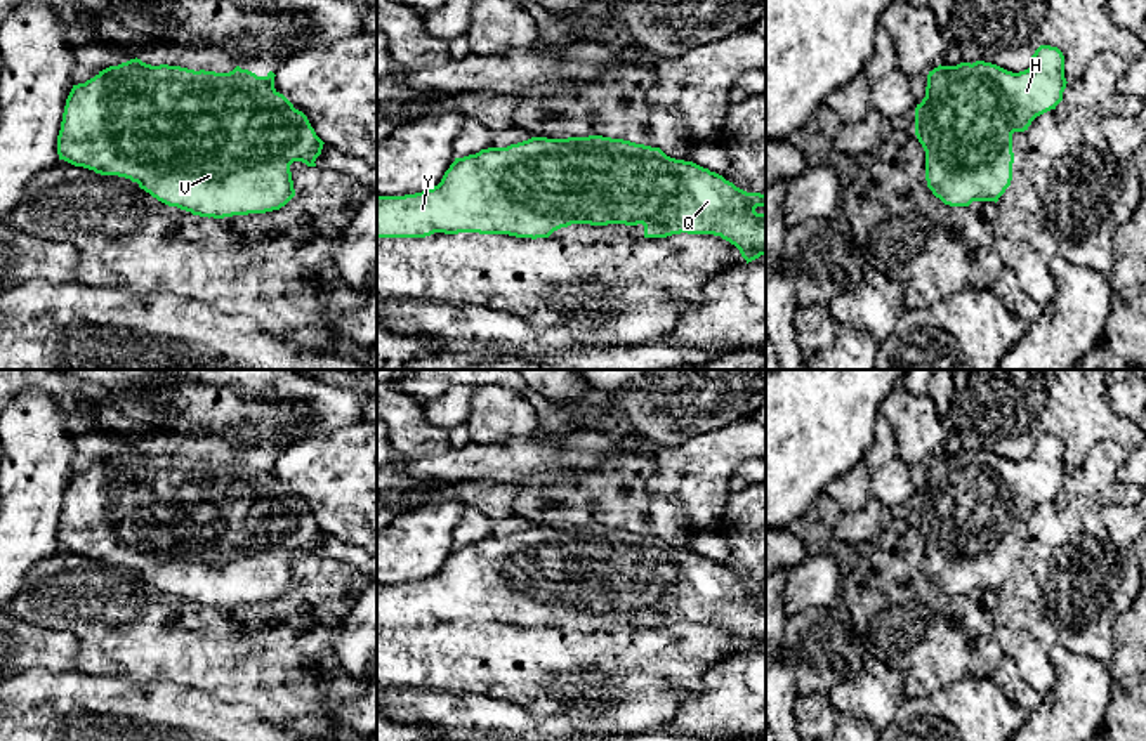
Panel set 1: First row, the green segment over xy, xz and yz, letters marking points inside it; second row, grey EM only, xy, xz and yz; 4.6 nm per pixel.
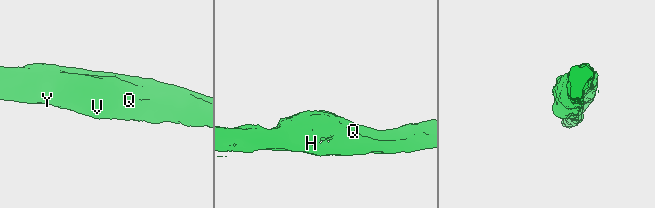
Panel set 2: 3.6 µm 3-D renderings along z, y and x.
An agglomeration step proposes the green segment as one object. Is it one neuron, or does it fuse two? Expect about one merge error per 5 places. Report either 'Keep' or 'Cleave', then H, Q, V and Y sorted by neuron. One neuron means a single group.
Keep. Groups: H Q V Y

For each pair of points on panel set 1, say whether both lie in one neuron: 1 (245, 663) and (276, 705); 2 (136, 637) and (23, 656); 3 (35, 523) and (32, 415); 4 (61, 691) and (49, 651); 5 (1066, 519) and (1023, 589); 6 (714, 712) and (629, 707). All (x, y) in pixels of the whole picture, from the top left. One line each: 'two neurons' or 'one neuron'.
1: one neuron
2: two neurons
3: one neuron
4: two neurons
5: one neuron
6: two neurons

